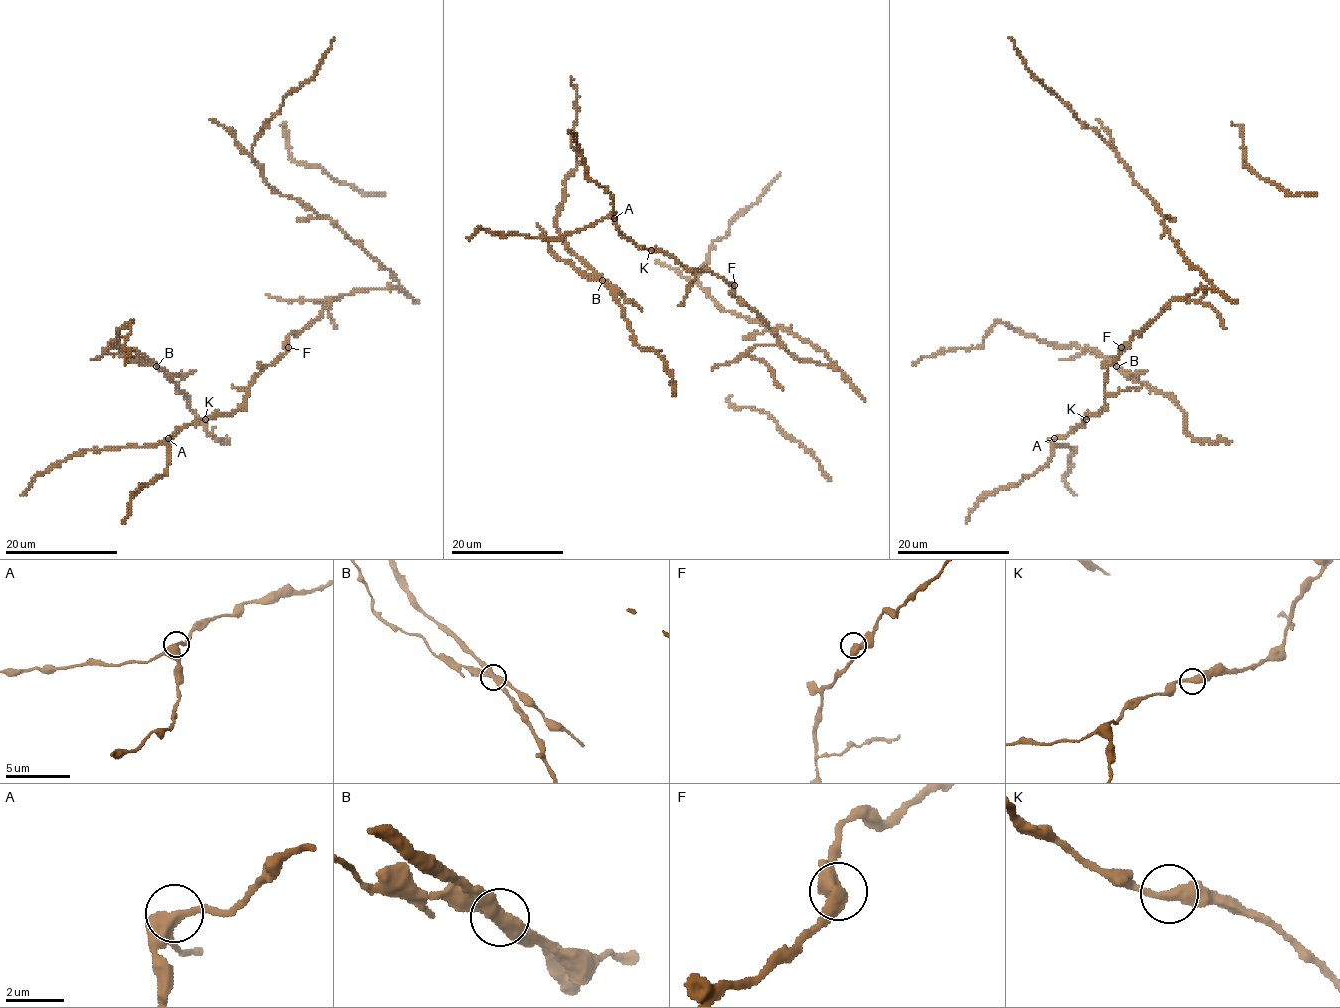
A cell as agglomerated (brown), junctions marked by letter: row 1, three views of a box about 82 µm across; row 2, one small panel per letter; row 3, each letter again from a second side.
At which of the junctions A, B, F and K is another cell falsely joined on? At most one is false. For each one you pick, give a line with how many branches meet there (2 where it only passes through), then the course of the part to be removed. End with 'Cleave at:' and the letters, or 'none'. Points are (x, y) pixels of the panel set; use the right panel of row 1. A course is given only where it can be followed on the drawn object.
B: branches 2; course (1117, 366), (1088, 352), (1059, 360)
Cleave at: B

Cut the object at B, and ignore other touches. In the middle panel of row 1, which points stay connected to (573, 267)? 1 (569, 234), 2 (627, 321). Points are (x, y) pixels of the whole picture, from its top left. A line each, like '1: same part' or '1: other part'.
1: other part
2: other part

